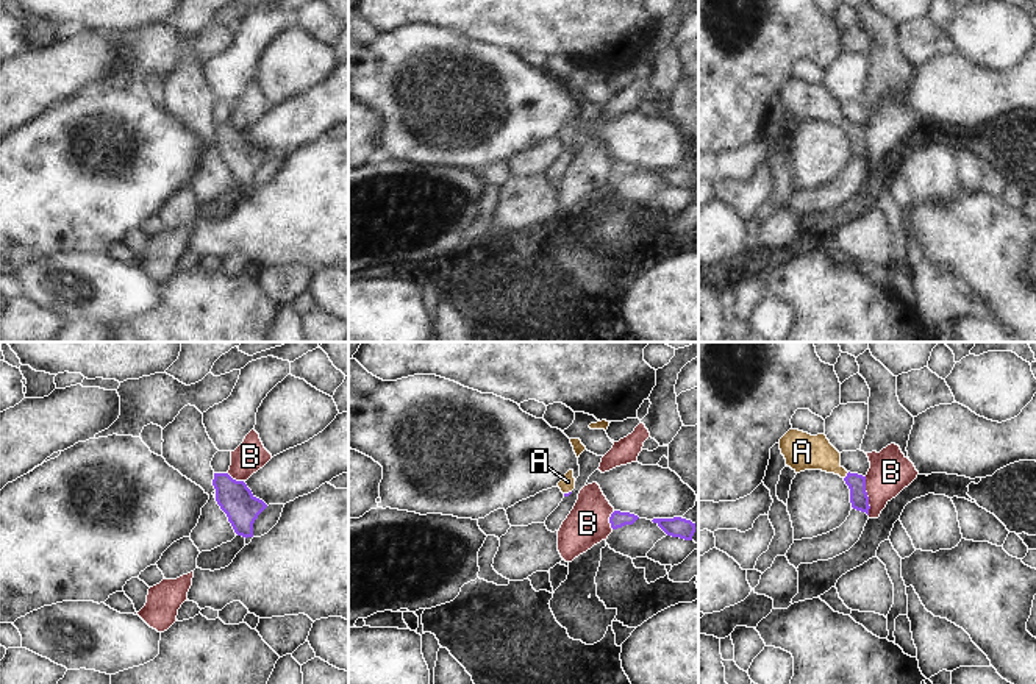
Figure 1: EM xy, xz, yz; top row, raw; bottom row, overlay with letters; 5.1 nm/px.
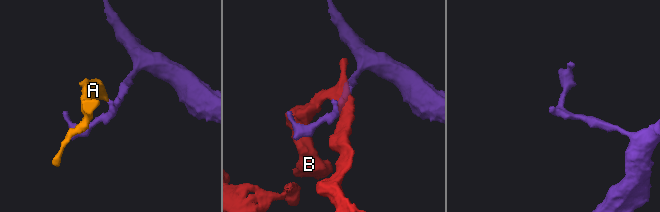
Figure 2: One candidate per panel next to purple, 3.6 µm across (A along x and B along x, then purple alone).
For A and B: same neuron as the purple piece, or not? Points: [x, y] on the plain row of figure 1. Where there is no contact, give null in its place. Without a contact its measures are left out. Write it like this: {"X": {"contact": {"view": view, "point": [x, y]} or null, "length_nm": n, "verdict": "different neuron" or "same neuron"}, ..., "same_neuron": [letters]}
{"A": {"contact": {"view": "yz", "point": [847, 125]}, "length_nm": 50, "verdict": "same neuron"}, "B": {"contact": {"view": "yz", "point": [866, 146]}, "length_nm": 200, "verdict": "different neuron"}, "same_neuron": ["A"]}

